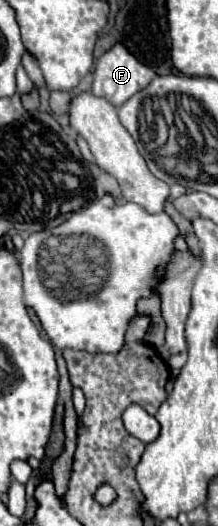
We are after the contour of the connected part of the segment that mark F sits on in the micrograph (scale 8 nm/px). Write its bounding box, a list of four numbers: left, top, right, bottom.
[91,43,157,107]

